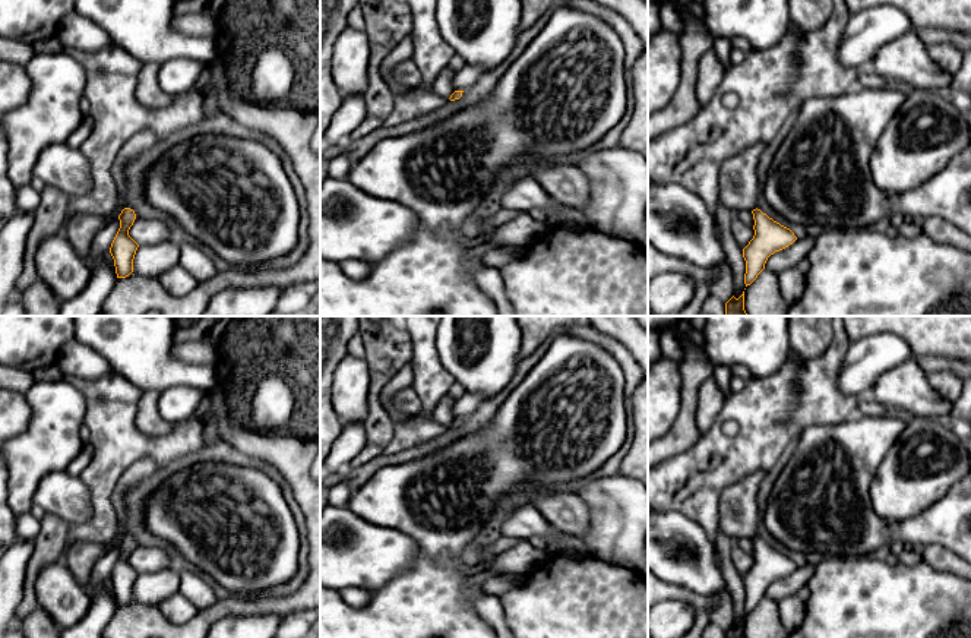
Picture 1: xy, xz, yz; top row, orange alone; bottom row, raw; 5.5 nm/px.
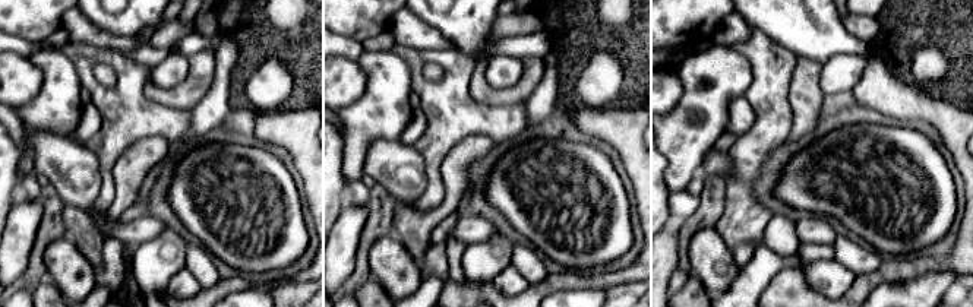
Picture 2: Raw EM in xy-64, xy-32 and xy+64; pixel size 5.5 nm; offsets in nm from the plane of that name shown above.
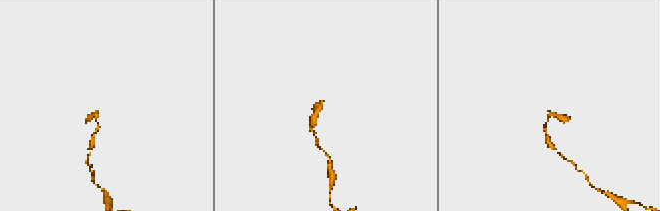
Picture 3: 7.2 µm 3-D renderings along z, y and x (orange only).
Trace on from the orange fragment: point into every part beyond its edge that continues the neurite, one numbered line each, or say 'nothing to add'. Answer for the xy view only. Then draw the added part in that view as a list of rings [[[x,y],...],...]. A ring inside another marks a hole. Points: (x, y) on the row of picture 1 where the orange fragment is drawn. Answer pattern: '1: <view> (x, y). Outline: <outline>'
nothing to add

